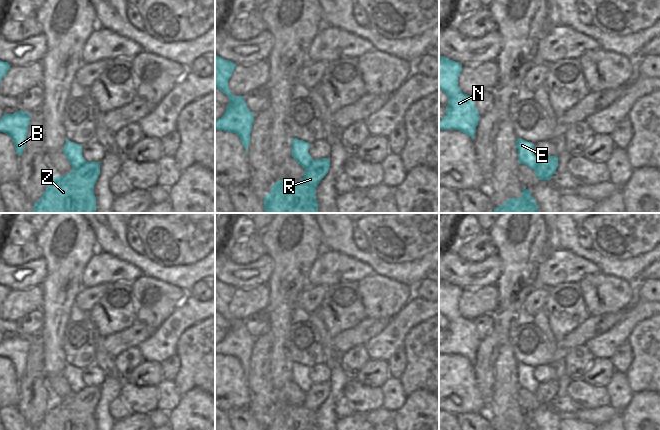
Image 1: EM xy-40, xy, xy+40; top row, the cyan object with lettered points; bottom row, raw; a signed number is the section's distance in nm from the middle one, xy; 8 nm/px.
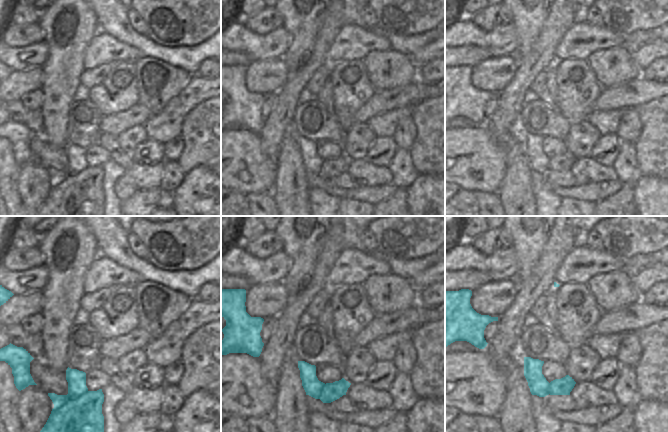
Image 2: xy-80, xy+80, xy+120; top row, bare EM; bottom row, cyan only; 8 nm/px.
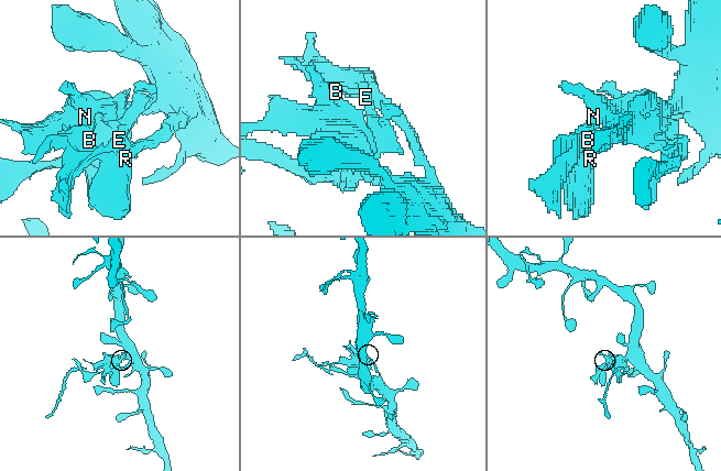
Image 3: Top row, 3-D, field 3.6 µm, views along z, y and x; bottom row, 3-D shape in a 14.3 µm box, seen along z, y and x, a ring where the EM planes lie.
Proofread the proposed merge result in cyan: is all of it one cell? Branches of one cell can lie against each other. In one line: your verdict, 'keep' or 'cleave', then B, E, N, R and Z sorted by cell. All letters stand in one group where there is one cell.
cleave; groups B E N / R Z

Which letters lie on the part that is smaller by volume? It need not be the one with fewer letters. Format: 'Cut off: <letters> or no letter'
Cut off: B, E, N

